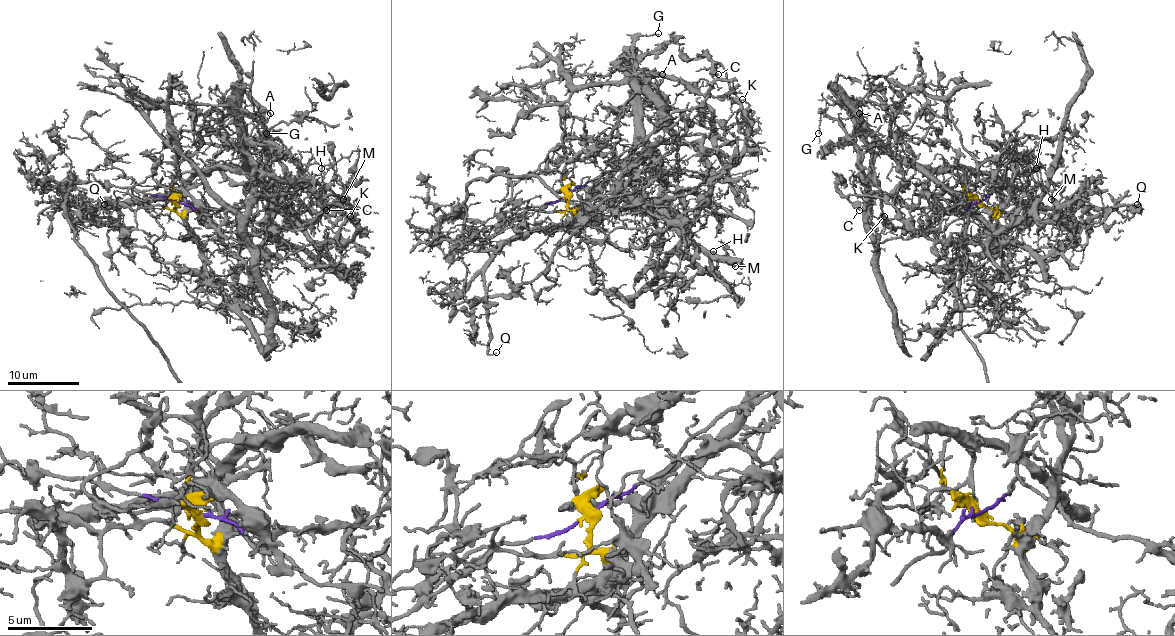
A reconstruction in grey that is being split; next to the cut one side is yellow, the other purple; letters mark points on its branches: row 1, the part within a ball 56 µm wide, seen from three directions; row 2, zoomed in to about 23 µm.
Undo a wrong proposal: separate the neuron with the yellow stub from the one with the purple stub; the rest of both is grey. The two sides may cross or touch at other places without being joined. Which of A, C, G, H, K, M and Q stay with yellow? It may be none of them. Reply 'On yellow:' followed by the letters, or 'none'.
On yellow: A, G

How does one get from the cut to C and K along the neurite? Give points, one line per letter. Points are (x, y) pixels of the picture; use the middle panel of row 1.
C: (566, 194), (637, 148), (673, 112), (696, 109), (709, 96), (734, 94), (726, 71), (714, 64), (718, 75)
K: (566, 194), (637, 148), (673, 112), (696, 109), (709, 96), (726, 96), (743, 112), (748, 105), (743, 100)

